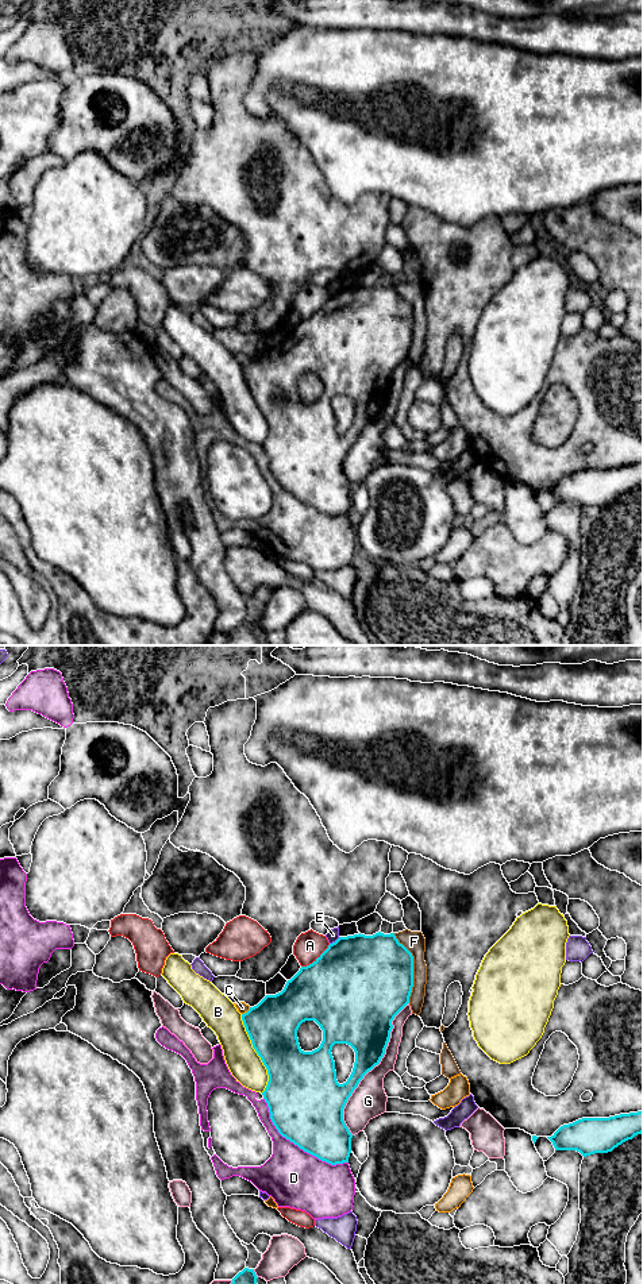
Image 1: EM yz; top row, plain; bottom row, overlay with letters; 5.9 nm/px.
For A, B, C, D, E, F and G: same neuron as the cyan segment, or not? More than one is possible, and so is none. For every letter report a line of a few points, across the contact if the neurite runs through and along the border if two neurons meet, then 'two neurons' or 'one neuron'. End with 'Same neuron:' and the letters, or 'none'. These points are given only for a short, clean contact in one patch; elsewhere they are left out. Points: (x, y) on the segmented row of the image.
A: two neurons
B: two neurons
C: two neurons
D: two neurons
E: two neurons
F: line yz (393, 933), (412, 956), (412, 991), (409, 1002); two neurons
G: two neurons
Same neuron: none

